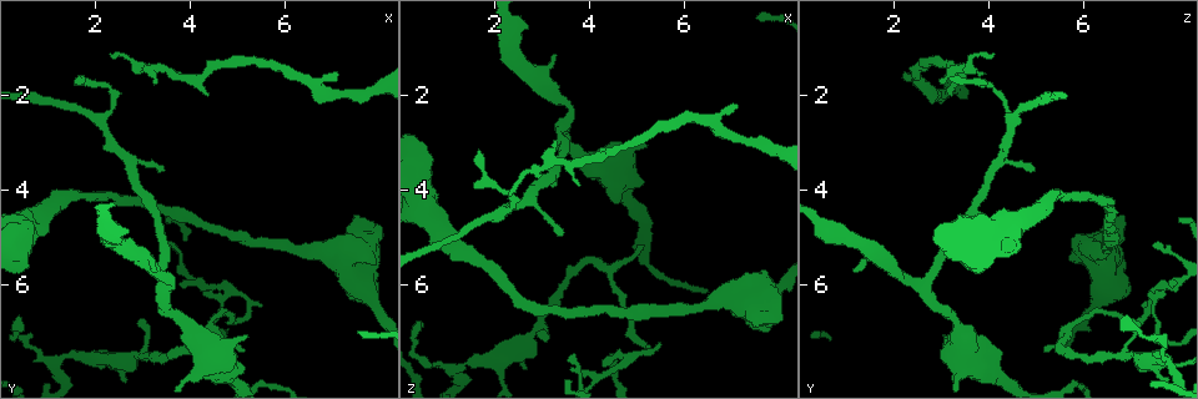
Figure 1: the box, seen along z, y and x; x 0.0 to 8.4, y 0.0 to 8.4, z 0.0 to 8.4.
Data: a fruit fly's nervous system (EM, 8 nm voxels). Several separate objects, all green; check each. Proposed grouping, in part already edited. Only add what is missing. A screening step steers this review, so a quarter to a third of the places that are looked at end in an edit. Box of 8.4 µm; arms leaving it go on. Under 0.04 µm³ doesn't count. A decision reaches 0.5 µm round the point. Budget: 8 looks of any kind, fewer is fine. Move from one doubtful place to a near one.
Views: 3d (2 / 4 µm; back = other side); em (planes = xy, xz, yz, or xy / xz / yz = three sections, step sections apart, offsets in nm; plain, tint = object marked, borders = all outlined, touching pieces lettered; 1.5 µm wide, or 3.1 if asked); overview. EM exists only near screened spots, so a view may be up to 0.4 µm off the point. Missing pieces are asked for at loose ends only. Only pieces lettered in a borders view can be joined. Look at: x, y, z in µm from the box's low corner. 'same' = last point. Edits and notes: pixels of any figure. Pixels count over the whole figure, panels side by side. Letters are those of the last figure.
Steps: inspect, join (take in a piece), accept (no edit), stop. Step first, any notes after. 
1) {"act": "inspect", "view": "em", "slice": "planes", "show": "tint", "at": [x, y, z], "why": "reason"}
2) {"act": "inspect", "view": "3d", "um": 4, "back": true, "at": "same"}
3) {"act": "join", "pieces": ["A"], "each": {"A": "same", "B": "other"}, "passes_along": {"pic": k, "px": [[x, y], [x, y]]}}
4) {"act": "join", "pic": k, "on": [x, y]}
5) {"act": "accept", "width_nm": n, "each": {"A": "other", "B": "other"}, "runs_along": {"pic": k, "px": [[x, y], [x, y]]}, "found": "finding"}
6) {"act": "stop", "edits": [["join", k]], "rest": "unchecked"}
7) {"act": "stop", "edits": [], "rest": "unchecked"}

{"act": "inspect", "view": "3d", "um": 4, "at": [3.25, 1.70, 2.90], "why": "an open end"}

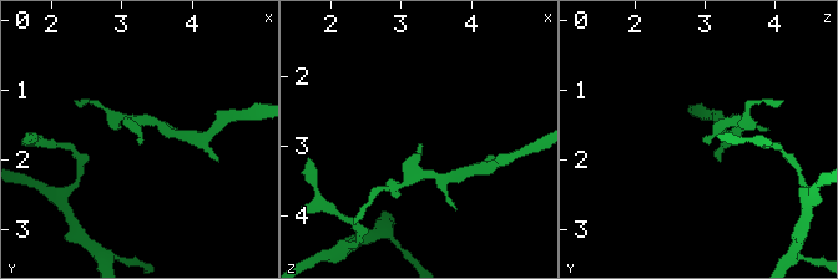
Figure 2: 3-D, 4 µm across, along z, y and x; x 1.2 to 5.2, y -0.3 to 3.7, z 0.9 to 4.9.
{"act": "inspect", "view": "em", "slice": "planes", "show": "borders", "at": [3.30, 1.70, 3.00], "why": "need the tissue"}

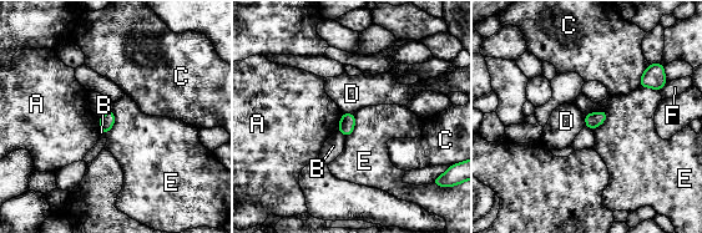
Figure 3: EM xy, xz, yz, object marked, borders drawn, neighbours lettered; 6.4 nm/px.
{"act": "accept", "each": {"A": "other", "B": "other", "C": "other", "D": "other", "E": "other", "F": "other"}, "border": {"pic": 3, "px": [[605, 110], [606, 118], [592, 130]]}, "found": "no lettered piece goes on from it"}

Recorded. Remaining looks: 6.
{"act": "inspect", "view": "em", "slice": "planes", "show": "tint", "at": [3.45, 3.55, 4.90], "why": "free end"}

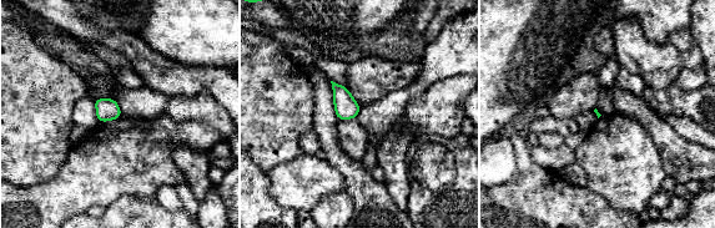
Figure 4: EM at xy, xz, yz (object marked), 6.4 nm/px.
{"act": "inspect", "view": "em", "slice": "planes", "show": "borders", "at": "same", "why": "what lies round it"}

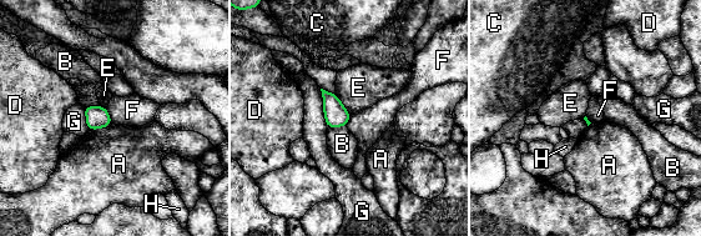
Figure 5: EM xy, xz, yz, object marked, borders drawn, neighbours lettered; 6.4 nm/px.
{"act": "accept", "each": {"A": "other", "B": "other", "C": "other", "D": "other", "E": "other", "F": "other", "G": "other", "H": "other"}, "border": {"pic": 5, "px": [[105, 108], [112, 122]]}, "found": "no lettered piece goes on from it"}

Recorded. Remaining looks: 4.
{"act": "inspect", "view": "3d", "um": 4, "at": [7.40, 4.50, 6.80], "why": "stops while still wide"}

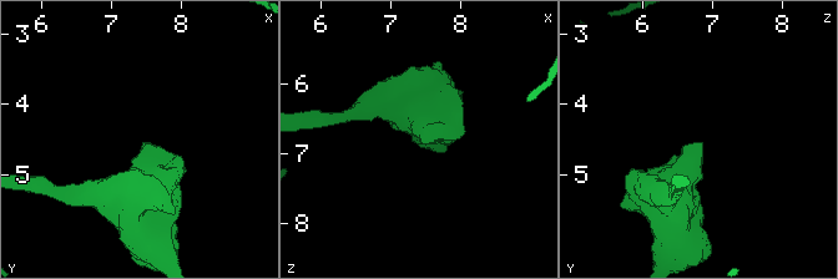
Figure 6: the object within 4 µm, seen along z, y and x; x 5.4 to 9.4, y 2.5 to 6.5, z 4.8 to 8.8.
{"act": "inspect", "view": "em", "slice": "planes", "show": "borders", "at": [7.45, 4.55, 6.80], "why": "shape alone is not enough"}

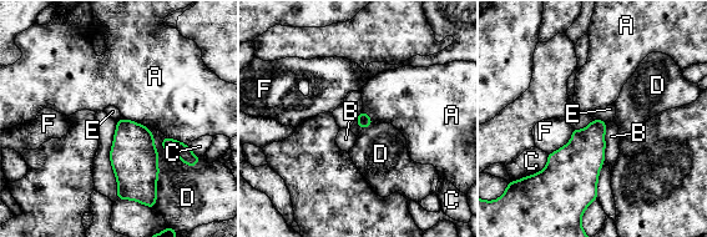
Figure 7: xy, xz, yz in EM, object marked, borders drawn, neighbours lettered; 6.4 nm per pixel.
{"act": "accept", "each": {"A": "other", "B": "other", "C": "other", "D": "other", "E": "other", "F": "other"}, "border": {"pic": 7, "px": [[355, 116], [355, 122], [362, 129]]}, "found": "none of them fits"}

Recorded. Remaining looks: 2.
{"act": "stop", "edits": [], "rest": "unchecked"}

